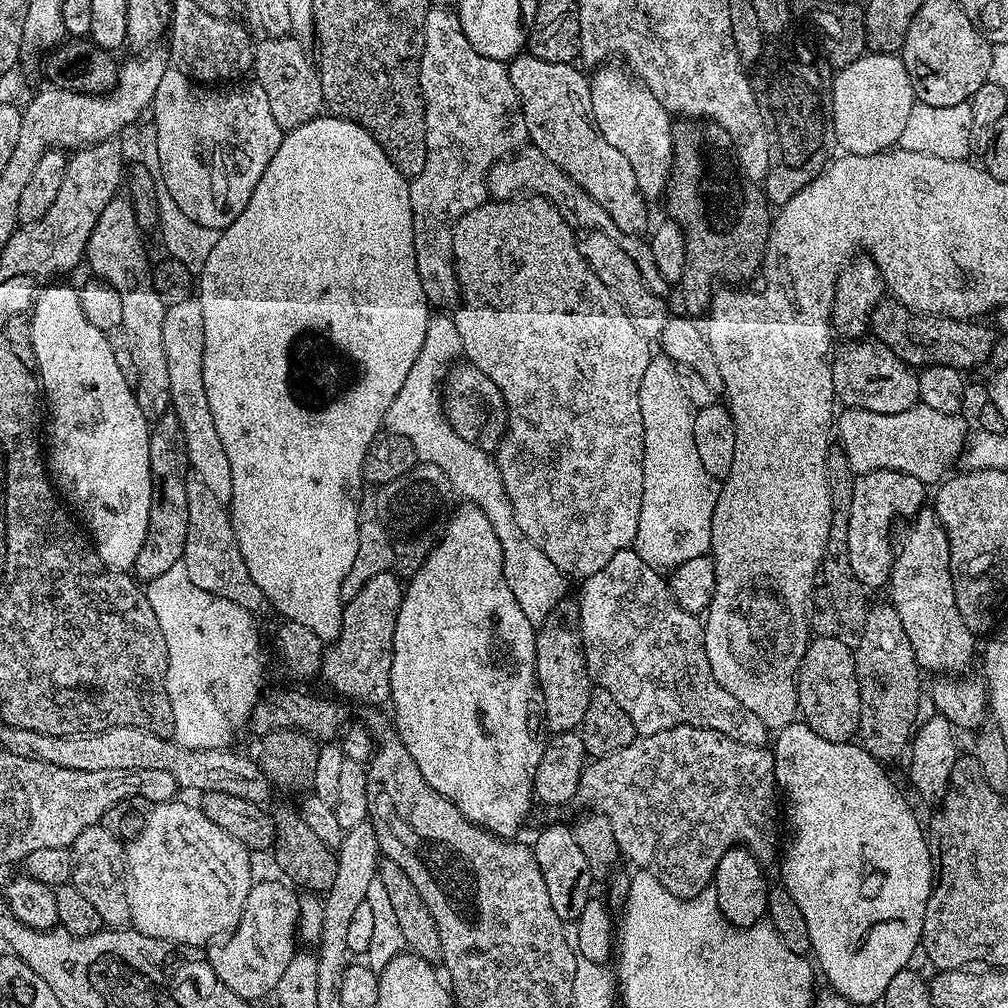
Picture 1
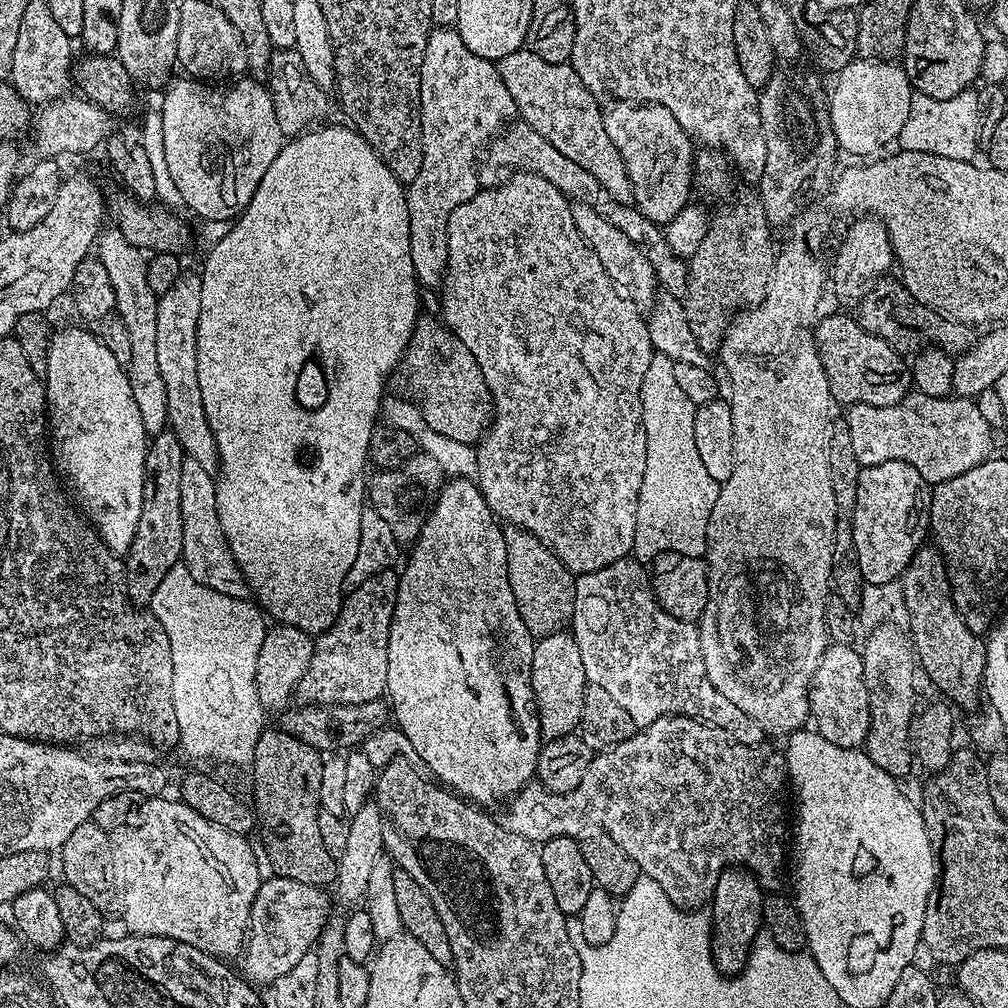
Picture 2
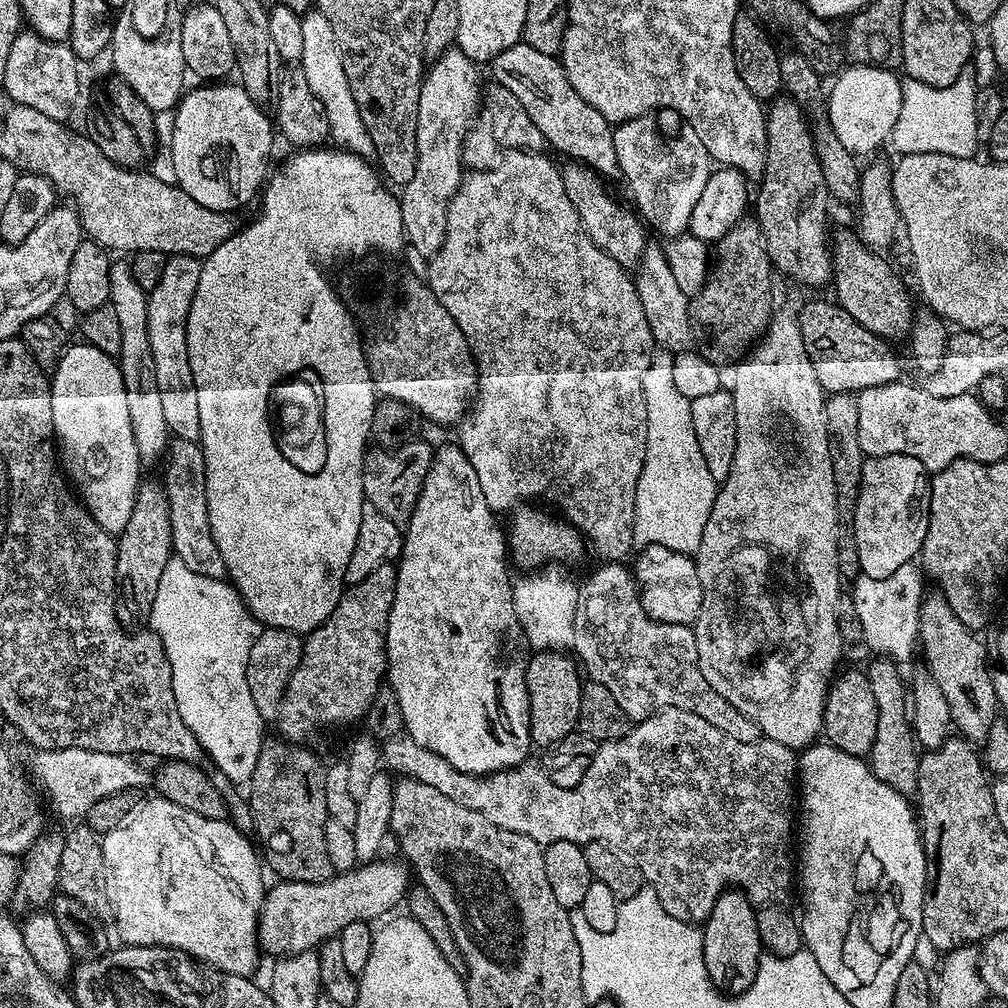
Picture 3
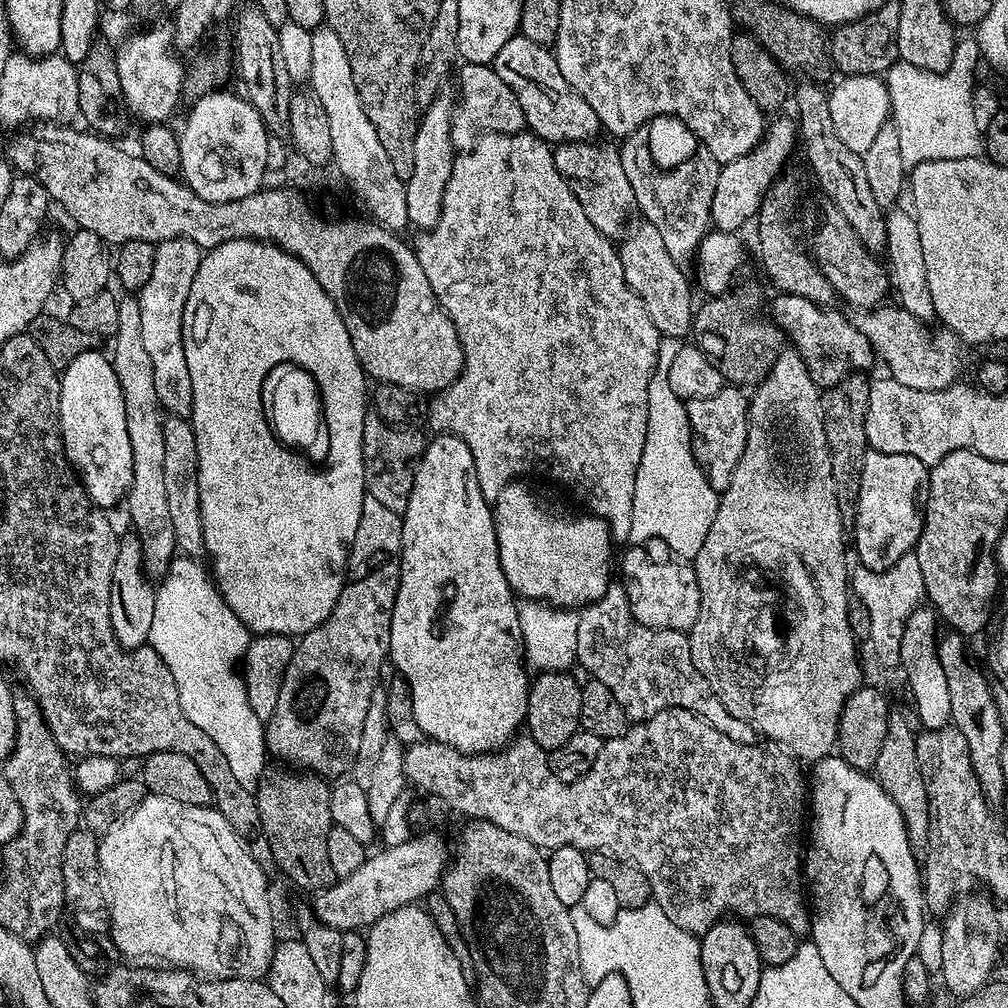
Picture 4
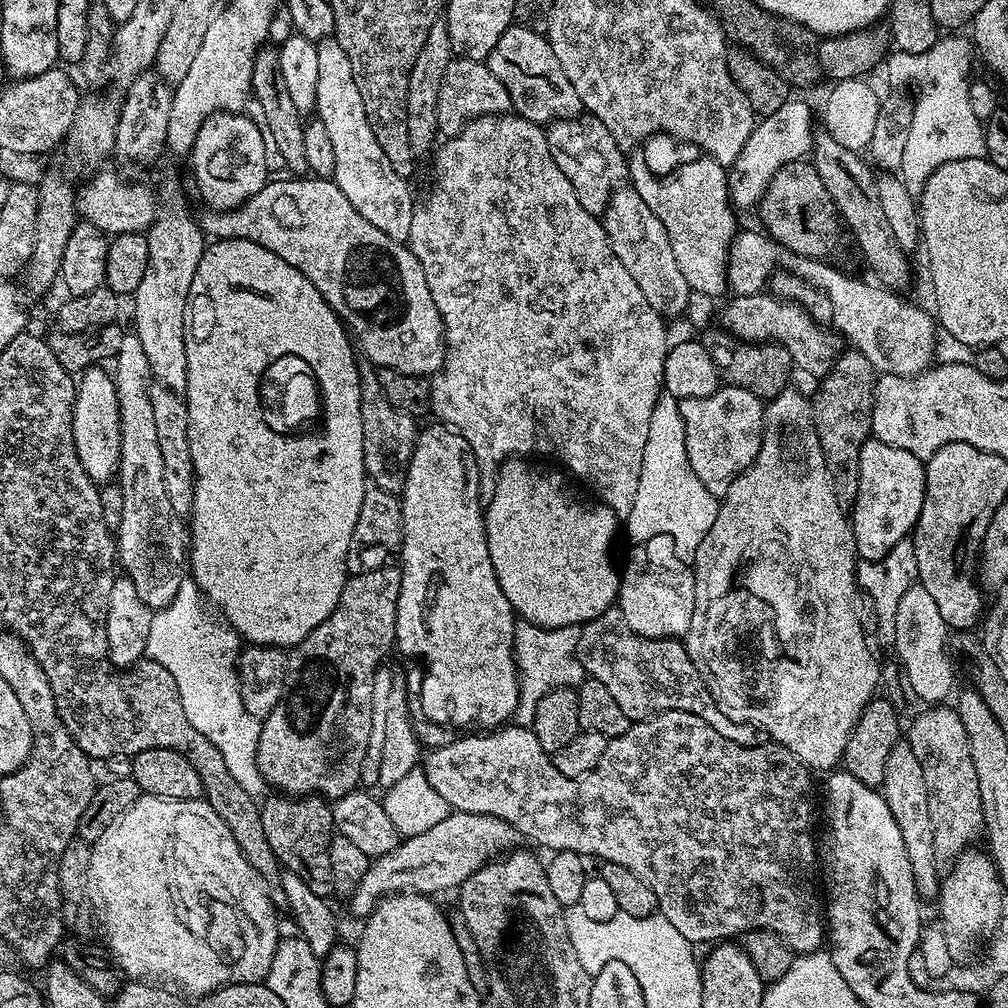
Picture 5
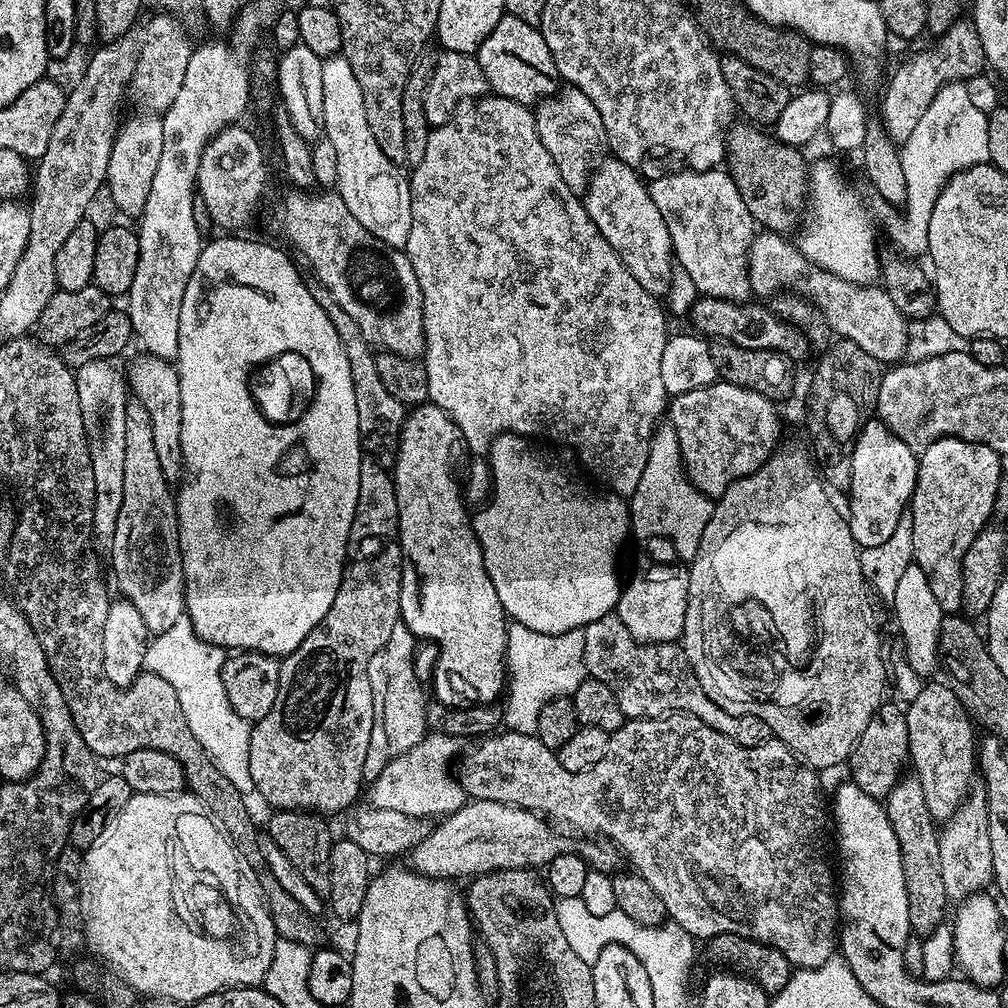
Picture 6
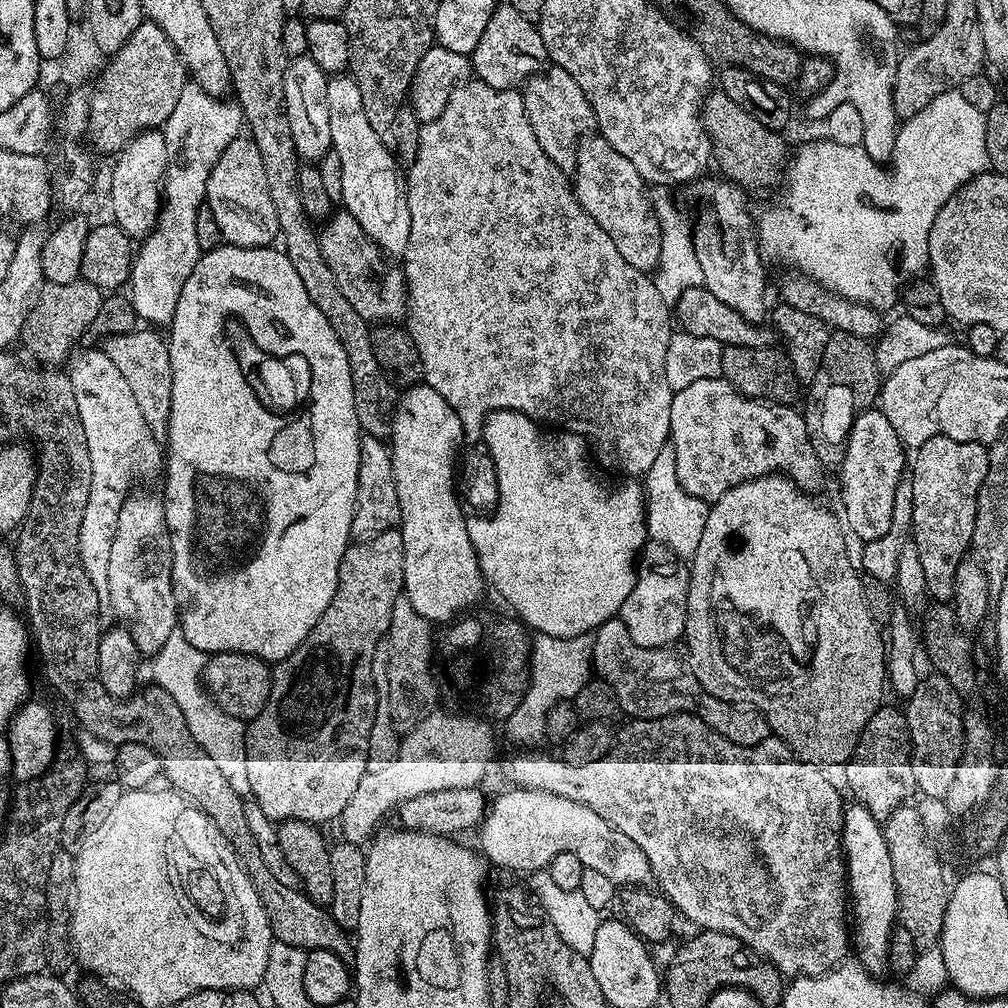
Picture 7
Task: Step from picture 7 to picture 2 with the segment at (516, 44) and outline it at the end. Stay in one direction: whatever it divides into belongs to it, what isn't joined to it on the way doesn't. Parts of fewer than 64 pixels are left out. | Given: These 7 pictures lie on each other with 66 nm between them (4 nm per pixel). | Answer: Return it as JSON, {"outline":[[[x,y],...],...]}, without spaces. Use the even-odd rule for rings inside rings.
{"outline":[[[525,46],[514,54],[506,54],[498,67],[502,82],[506,82],[506,90],[510,90],[516,99],[519,119],[538,130],[554,150],[566,154],[570,162],[578,162],[582,170],[592,174],[613,200],[624,206],[631,205],[632,183],[626,174],[622,154],[618,154],[614,142],[610,142],[610,134],[604,129],[601,101],[581,82],[571,63],[546,62]]]}

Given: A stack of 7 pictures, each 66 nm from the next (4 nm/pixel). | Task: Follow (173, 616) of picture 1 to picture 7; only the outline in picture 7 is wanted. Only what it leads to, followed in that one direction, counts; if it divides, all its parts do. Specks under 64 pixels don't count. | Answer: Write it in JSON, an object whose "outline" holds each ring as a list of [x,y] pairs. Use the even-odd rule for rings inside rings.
{"outline":[[[177,634],[166,638],[166,646],[162,646],[162,650],[158,650],[156,655],[147,661],[146,676],[152,679],[149,681],[155,687],[166,690],[166,694],[170,694],[174,702],[178,702],[186,718],[186,726],[190,726],[190,734],[194,734],[198,746],[202,746],[202,750],[206,750],[206,754],[214,758],[214,763],[230,781],[230,786],[234,786],[240,796],[248,798],[251,797],[252,791],[250,778],[246,778],[246,724],[245,721],[235,720],[233,716],[216,707],[202,683],[205,663],[205,653],[190,646],[184,636]]]}

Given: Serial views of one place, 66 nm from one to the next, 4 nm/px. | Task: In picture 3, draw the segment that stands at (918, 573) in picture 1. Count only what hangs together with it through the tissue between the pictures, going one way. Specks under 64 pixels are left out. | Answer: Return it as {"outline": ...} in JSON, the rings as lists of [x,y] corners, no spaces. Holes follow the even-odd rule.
{"outline":[[[932,590],[921,600],[919,643],[924,644],[927,673],[942,690],[950,705],[950,718],[955,731],[969,742],[983,742],[990,726],[998,718],[996,691],[992,685],[990,652],[973,629],[958,622],[958,614],[950,610],[950,602],[938,590]]]}

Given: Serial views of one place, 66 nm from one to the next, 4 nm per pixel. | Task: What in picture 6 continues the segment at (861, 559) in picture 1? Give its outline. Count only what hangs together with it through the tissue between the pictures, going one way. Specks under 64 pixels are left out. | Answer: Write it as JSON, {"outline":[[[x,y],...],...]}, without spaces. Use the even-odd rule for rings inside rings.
{"outline":[[[869,418],[860,426],[852,451],[852,477],[846,496],[846,519],[857,548],[879,546],[890,539],[898,520],[910,508],[918,478],[918,456],[879,418]]]}

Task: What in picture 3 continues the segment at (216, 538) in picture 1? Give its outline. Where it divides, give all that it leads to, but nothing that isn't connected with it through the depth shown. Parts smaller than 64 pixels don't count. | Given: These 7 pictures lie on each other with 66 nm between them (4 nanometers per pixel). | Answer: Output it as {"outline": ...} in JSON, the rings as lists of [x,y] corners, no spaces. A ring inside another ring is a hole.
{"outline":[[[173,439],[166,453],[168,466],[162,475],[164,492],[170,502],[170,528],[172,550],[175,559],[186,562],[194,574],[206,574],[206,578],[225,579],[226,562],[218,554],[218,542],[214,542],[210,530],[210,510],[206,506],[206,462],[204,451],[194,440]]]}

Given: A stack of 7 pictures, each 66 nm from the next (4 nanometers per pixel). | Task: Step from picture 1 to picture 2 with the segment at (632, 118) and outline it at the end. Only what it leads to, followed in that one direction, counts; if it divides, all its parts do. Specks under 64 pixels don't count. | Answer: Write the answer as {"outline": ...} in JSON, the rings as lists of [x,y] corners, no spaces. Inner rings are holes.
{"outline":[[[612,102],[603,109],[604,129],[610,134],[610,142],[622,154],[622,162],[626,166],[626,174],[632,183],[632,199],[639,215],[650,218],[650,222],[666,226],[690,202],[688,196],[694,188],[694,151],[693,137],[685,132],[684,127],[666,110],[666,106],[642,104],[639,102]]]}

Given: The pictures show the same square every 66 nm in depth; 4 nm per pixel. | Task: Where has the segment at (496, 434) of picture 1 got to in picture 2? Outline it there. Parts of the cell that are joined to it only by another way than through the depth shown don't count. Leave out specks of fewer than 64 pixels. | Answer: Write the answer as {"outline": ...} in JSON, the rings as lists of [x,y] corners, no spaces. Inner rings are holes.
{"outline":[[[417,319],[398,372],[404,375],[404,384],[413,392],[411,395],[420,396],[416,397],[420,413],[430,430],[438,430],[438,434],[454,438],[454,442],[475,446],[492,427],[494,415],[492,395],[486,386],[486,378],[482,378],[482,366],[478,366],[474,354],[466,350],[451,328],[442,326],[439,319],[424,319]]]}

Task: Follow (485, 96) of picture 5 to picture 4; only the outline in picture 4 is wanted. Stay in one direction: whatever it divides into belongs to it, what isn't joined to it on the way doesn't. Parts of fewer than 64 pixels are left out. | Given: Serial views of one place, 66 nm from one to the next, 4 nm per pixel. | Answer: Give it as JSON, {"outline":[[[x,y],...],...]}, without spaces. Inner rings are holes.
{"outline":[[[461,63],[458,76],[459,72],[460,100],[458,96],[452,109],[452,125],[450,126],[452,146],[457,153],[469,152],[476,145],[477,140],[489,132],[525,131],[522,106],[514,90],[510,90],[510,86],[506,86],[506,82],[498,78],[498,74],[492,67],[486,64]]]}

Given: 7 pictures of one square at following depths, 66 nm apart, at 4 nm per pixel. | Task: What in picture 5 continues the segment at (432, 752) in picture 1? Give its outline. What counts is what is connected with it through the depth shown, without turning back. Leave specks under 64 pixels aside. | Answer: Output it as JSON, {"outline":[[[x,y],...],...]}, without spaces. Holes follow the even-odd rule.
{"outline":[[[432,422],[429,428],[419,429],[414,454],[408,463],[408,473],[404,490],[399,497],[402,510],[402,530],[404,537],[400,539],[398,555],[400,560],[400,593],[398,594],[398,614],[396,615],[396,642],[395,647],[400,648],[404,656],[417,656],[424,660],[424,677],[420,680],[420,708],[419,711],[434,721],[435,724],[447,726],[453,730],[468,730],[473,724],[476,730],[495,730],[507,725],[516,715],[516,707],[520,701],[520,677],[516,675],[516,658],[514,649],[514,630],[516,629],[517,615],[512,611],[506,594],[502,594],[502,586],[498,586],[498,578],[494,574],[494,562],[490,562],[490,546],[486,542],[486,530],[484,529],[484,508],[480,494],[480,467],[472,452],[468,449],[468,443],[460,437],[460,433],[439,423]]]}

